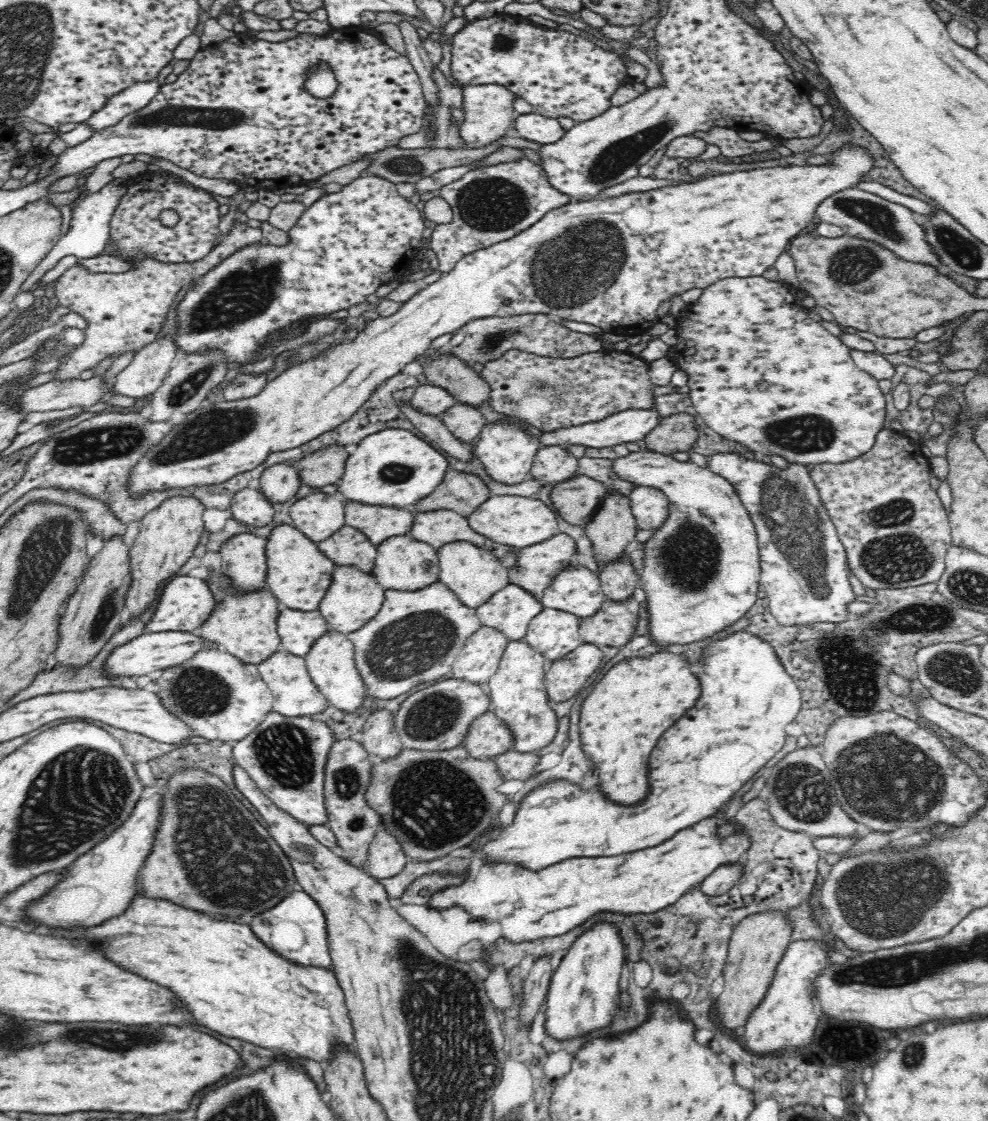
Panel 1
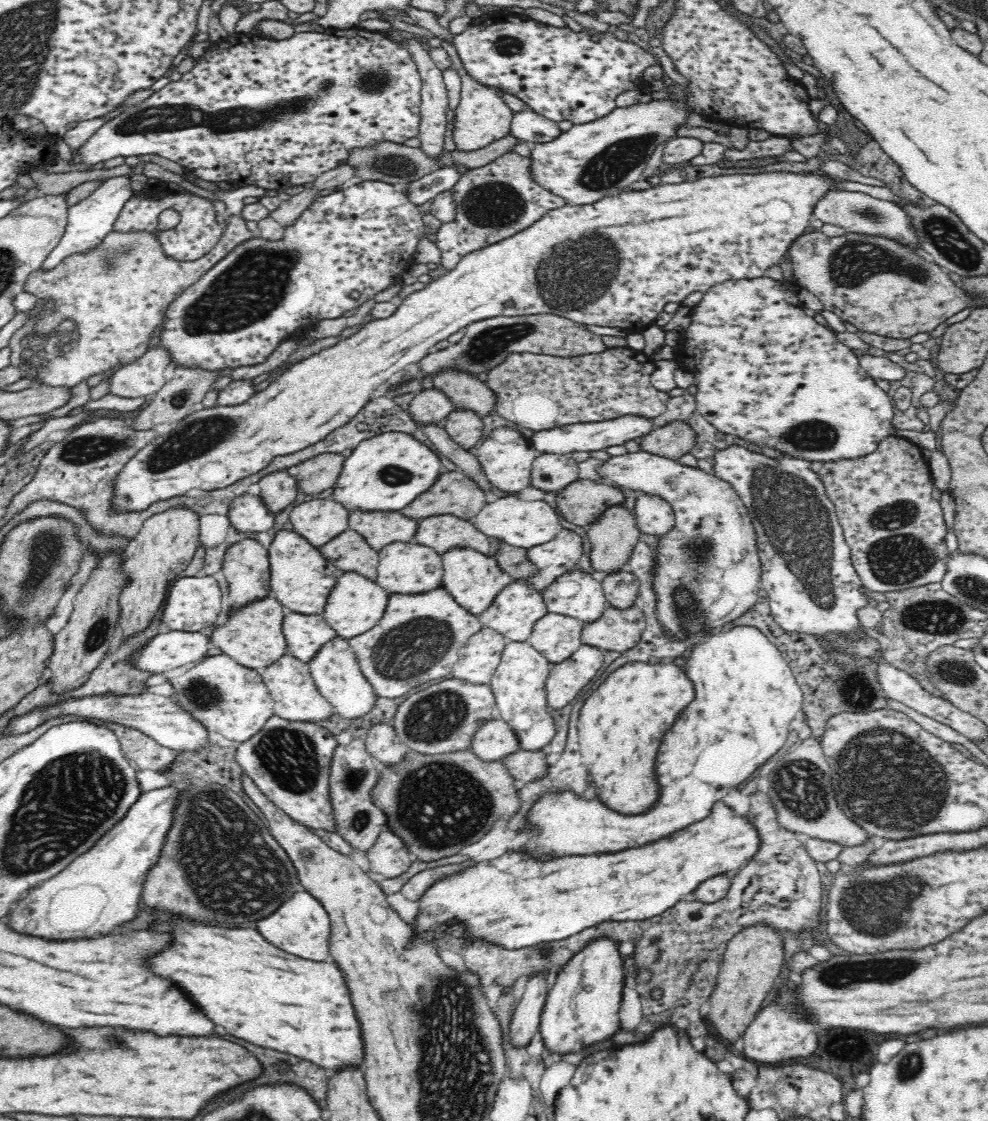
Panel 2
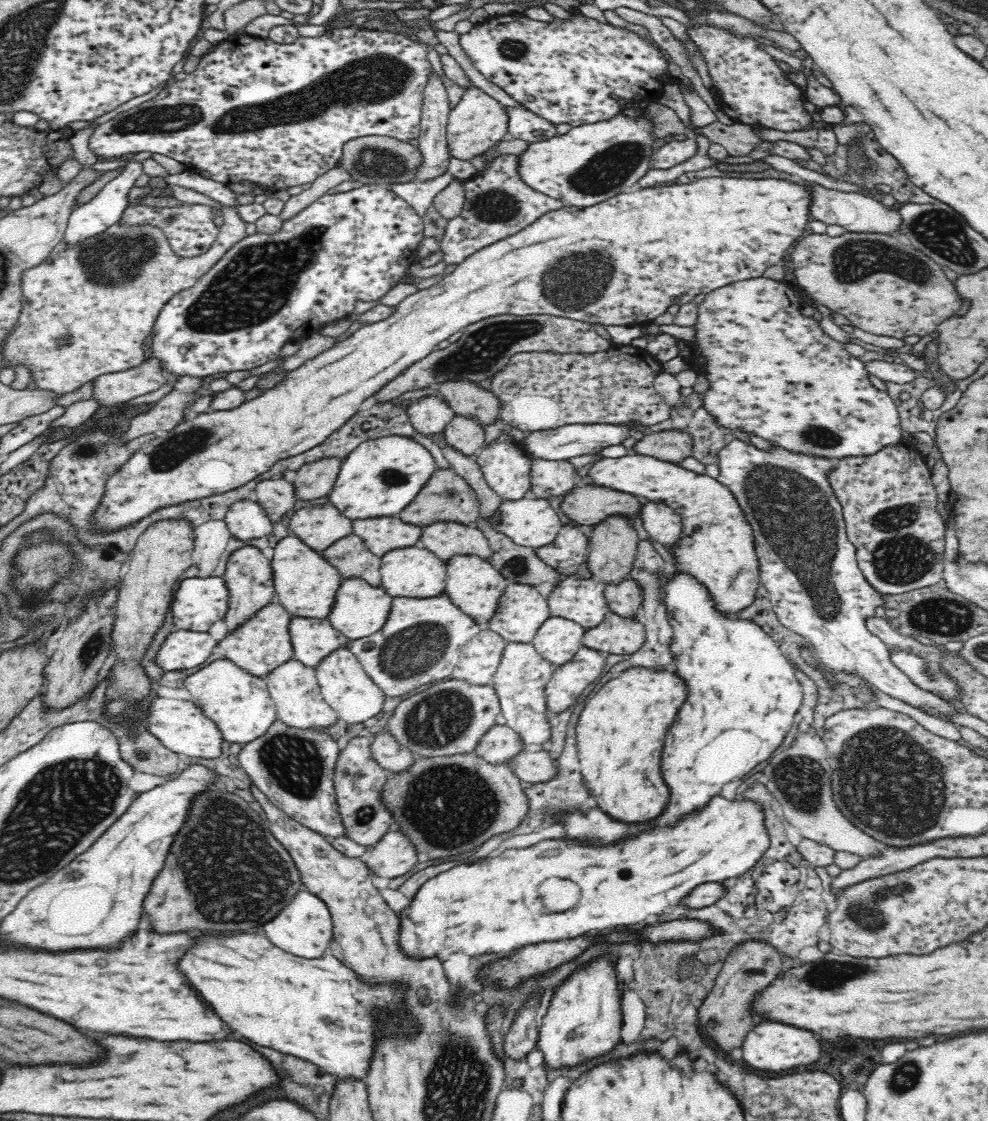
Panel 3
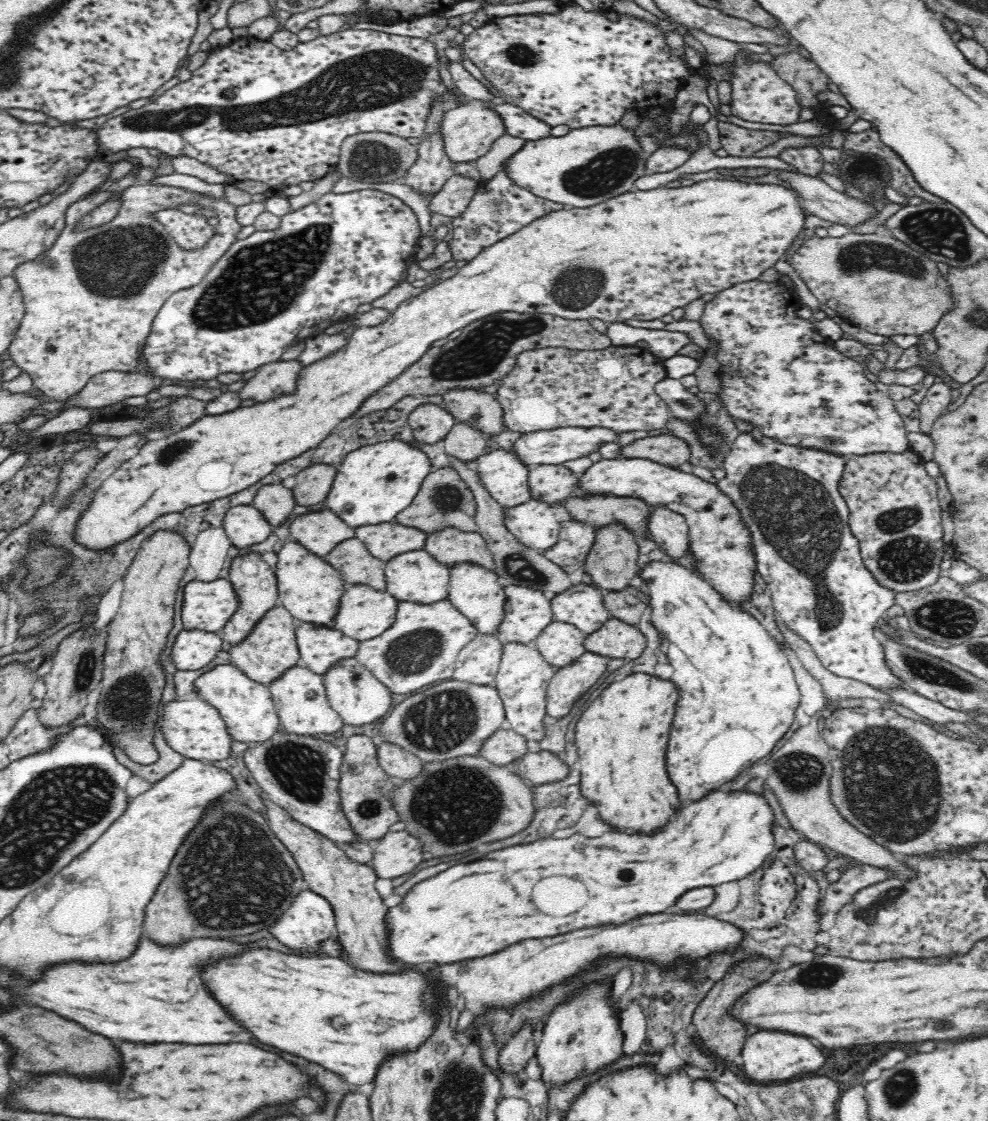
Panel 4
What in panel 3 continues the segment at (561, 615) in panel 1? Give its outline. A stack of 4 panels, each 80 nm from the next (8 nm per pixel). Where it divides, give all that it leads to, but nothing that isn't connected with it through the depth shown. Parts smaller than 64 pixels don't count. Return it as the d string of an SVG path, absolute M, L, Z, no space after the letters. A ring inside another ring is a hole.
M550 616L536 630L531 643L553 665L570 662L583 646L585 628L567 618Z

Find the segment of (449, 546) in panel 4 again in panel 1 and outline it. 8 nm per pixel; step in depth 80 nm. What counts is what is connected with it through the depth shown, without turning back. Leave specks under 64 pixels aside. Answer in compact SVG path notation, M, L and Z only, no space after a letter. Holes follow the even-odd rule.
M430 510L430 511L413 511L413 521L409 534L412 538L427 542L435 549L448 544L448 542L456 542L465 540L476 546L482 546L486 542L486 537L474 532L468 524L467 518L452 510Z

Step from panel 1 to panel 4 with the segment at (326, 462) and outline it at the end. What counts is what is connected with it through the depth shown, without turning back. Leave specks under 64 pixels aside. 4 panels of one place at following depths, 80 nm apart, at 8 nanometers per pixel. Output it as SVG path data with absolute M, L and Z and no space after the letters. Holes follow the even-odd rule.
M318 463L307 466L294 475L293 497L300 506L322 502L332 488L337 469L335 465Z

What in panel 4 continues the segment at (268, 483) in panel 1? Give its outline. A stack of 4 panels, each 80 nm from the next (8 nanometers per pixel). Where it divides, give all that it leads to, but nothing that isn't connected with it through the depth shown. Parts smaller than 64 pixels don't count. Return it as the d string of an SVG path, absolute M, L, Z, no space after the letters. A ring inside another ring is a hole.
M282 483L262 485L256 492L252 503L272 527L286 522L297 504L293 497L293 490Z

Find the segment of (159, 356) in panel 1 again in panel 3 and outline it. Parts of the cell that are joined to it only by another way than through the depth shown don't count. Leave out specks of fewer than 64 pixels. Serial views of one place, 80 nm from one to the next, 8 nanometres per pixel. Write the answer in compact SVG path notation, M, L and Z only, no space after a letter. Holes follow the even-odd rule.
M150 356L129 370L100 376L94 380L93 397L102 406L126 402L150 394L168 384L161 360Z

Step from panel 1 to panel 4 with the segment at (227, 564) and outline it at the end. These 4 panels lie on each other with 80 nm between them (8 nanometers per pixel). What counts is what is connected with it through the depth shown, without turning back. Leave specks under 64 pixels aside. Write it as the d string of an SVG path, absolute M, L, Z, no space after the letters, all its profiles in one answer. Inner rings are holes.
M249 551L232 558L228 580L232 583L234 593L238 597L238 608L236 608L236 613L228 618L224 626L223 640L234 644L234 642L242 642L250 634L254 624L278 603L277 578L275 572L259 552Z

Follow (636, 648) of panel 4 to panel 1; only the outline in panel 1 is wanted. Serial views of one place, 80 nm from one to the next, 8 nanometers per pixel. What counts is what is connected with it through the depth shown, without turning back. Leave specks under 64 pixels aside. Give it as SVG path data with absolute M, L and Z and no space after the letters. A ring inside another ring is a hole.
M634 594L624 600L607 599L600 610L580 620L581 640L593 645L624 646L632 636L641 607Z

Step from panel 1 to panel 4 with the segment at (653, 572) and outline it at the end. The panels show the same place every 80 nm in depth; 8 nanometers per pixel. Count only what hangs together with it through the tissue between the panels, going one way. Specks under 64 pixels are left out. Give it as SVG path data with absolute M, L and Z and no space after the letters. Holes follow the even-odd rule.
M618 457L616 459L602 459L593 463L585 473L580 475L577 494L614 494L615 496L638 497L651 506L662 506L680 514L688 525L688 553L692 555L695 570L700 577L706 579L714 590L722 595L724 601L738 605L752 598L753 586L759 582L755 578L757 562L753 553L751 533L742 521L738 508L724 494L717 483L706 481L684 467L672 466L654 462L648 458Z

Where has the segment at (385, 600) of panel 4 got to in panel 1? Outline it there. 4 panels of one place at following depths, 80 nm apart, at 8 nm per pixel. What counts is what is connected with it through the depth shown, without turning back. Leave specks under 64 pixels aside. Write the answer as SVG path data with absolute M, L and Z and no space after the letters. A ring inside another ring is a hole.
M338 564L332 572L332 582L324 598L320 600L318 610L329 623L332 630L342 634L350 633L364 626L382 606L385 588L376 580L372 573L364 572L356 566Z

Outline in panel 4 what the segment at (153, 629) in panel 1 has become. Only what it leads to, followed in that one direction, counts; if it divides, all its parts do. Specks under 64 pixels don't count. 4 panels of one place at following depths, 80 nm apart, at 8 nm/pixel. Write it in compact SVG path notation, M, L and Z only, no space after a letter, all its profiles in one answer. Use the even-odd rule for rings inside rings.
M224 578L210 582L193 579L183 589L181 621L186 630L214 633L236 613L238 597L232 583Z

